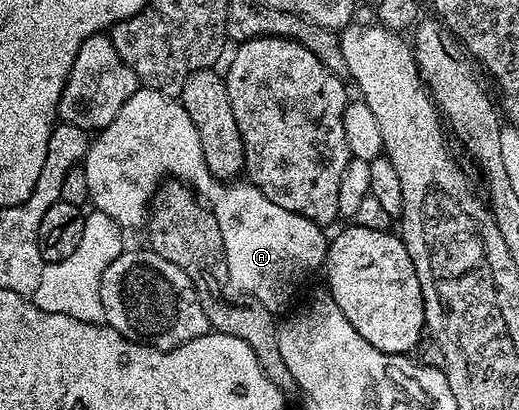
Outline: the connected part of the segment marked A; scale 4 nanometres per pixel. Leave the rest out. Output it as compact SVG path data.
M136 89L134 96L130 96L130 100L122 104L118 116L114 116L106 129L99 131L91 139L82 169L86 176L91 205L106 212L106 216L110 216L110 220L114 220L122 228L145 225L150 195L161 180L171 176L191 186L197 195L206 199L212 214L218 220L218 228L222 228L229 283L233 287L236 285L244 293L241 295L258 300L258 304L262 304L267 310L279 312L295 296L296 289L319 266L321 269L325 265L329 239L324 238L325 231L321 226L306 216L295 214L286 208L278 208L274 200L266 200L263 192L247 180L227 182L213 178L202 156L202 140L198 140L198 128L194 128L194 120L190 120L186 108L179 100L163 94L161 90Z

